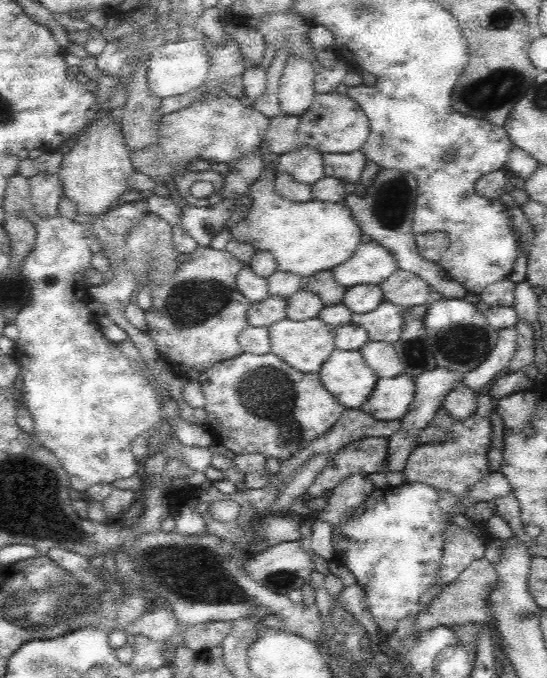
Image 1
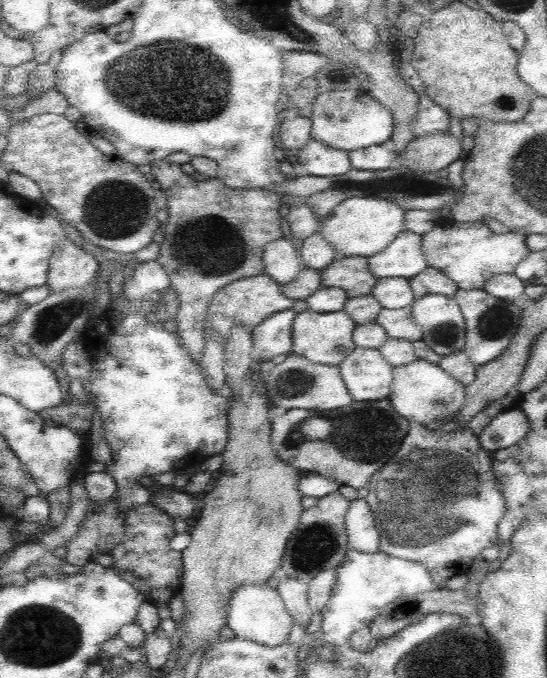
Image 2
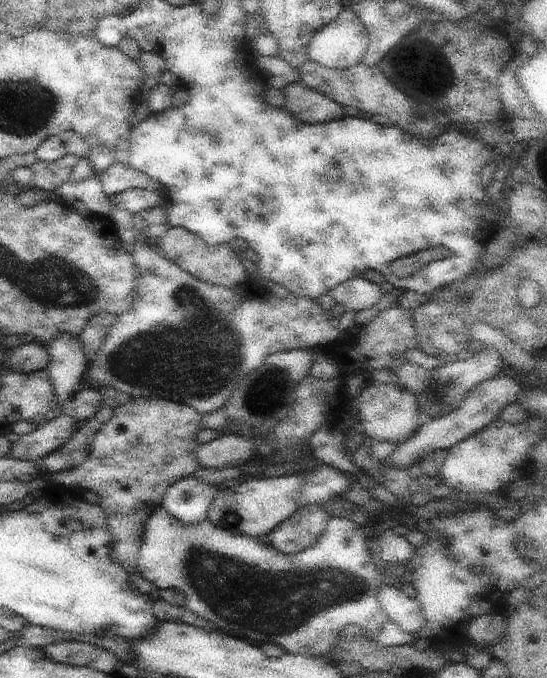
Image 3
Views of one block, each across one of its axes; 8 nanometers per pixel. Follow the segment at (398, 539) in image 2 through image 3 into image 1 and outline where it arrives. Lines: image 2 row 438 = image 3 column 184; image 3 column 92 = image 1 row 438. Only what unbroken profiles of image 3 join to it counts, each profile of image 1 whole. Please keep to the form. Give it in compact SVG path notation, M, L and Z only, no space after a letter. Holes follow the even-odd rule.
M483 391L480 393L476 410L468 418L454 418L442 408L432 418L432 425L444 431L444 436L438 442L418 445L408 457L403 468L403 482L420 481L436 489L450 492L460 504L460 514L466 518L466 511L474 505L468 503L467 492L490 471L488 470L488 450L492 442L492 422L490 413L495 410L494 399Z

